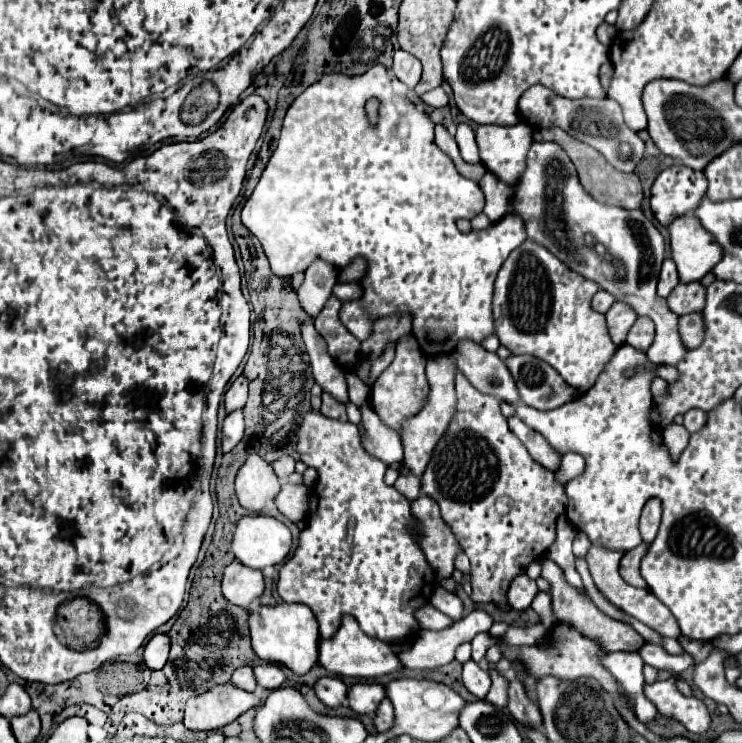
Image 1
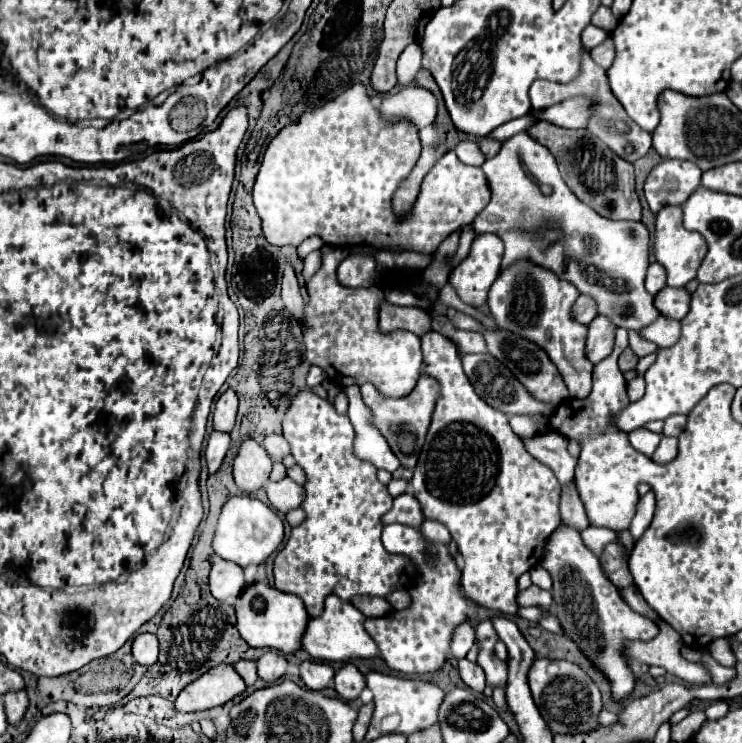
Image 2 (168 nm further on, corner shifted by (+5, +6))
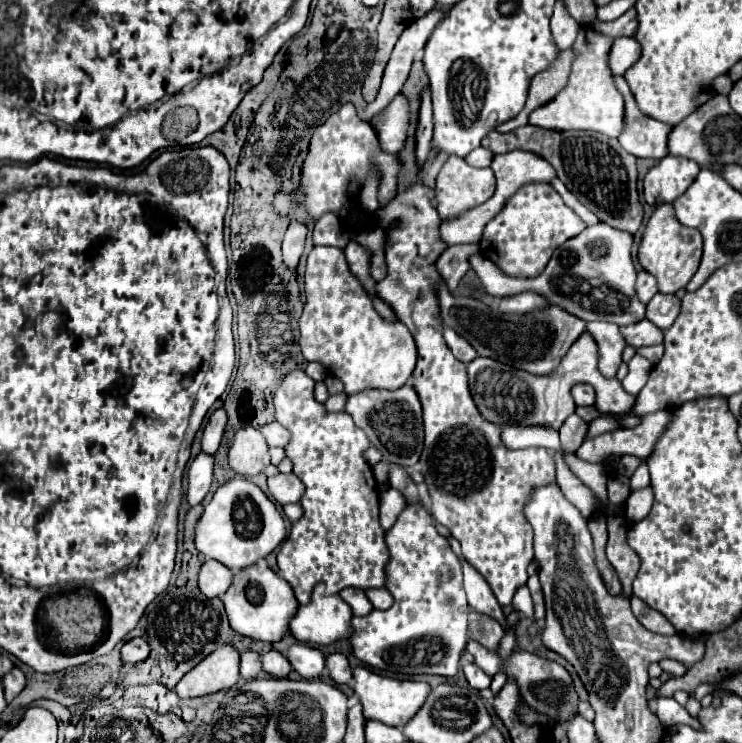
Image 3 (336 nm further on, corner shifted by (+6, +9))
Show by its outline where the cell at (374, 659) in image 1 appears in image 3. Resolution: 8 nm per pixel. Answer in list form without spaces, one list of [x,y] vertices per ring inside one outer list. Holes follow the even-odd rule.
[[[317,584],[311,602],[299,606],[289,628],[299,642],[329,646],[337,640],[351,638],[351,618],[351,606],[339,594],[327,594],[325,586]]]

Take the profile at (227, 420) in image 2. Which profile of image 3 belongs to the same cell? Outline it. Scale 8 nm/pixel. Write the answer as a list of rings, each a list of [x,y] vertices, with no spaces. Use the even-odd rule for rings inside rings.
[[[217,408],[211,414],[211,418],[205,426],[205,432],[203,432],[203,440],[201,440],[203,452],[207,452],[207,454],[217,452],[221,438],[223,438],[223,432],[225,432],[225,426],[227,426],[227,412],[225,412],[225,408]]]

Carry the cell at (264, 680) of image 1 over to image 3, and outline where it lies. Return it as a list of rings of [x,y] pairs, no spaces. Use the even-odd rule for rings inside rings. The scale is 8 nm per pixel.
[[[269,650],[267,654],[263,654],[261,660],[263,660],[263,670],[273,678],[285,678],[291,672],[289,660],[277,650]]]

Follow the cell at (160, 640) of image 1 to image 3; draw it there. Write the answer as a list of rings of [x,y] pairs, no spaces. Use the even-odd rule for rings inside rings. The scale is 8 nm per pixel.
[[[131,638],[123,644],[123,650],[121,650],[123,662],[137,664],[137,662],[143,662],[147,658],[149,658],[149,644],[145,642],[145,638]]]

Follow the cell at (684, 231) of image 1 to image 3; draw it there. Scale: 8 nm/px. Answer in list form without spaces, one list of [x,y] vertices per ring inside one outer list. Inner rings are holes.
[[[661,204],[647,222],[639,246],[639,262],[647,272],[655,274],[659,282],[659,292],[675,294],[677,290],[685,288],[691,276],[695,274],[695,268],[699,266],[701,260],[701,250],[703,250],[701,234],[695,228],[687,228],[677,220],[673,204]]]

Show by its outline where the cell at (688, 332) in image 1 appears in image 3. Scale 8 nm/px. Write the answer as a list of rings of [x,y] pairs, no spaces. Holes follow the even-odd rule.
[[[641,320],[631,326],[621,328],[627,344],[639,348],[639,346],[653,346],[653,344],[663,344],[663,330],[657,328],[651,320]]]

